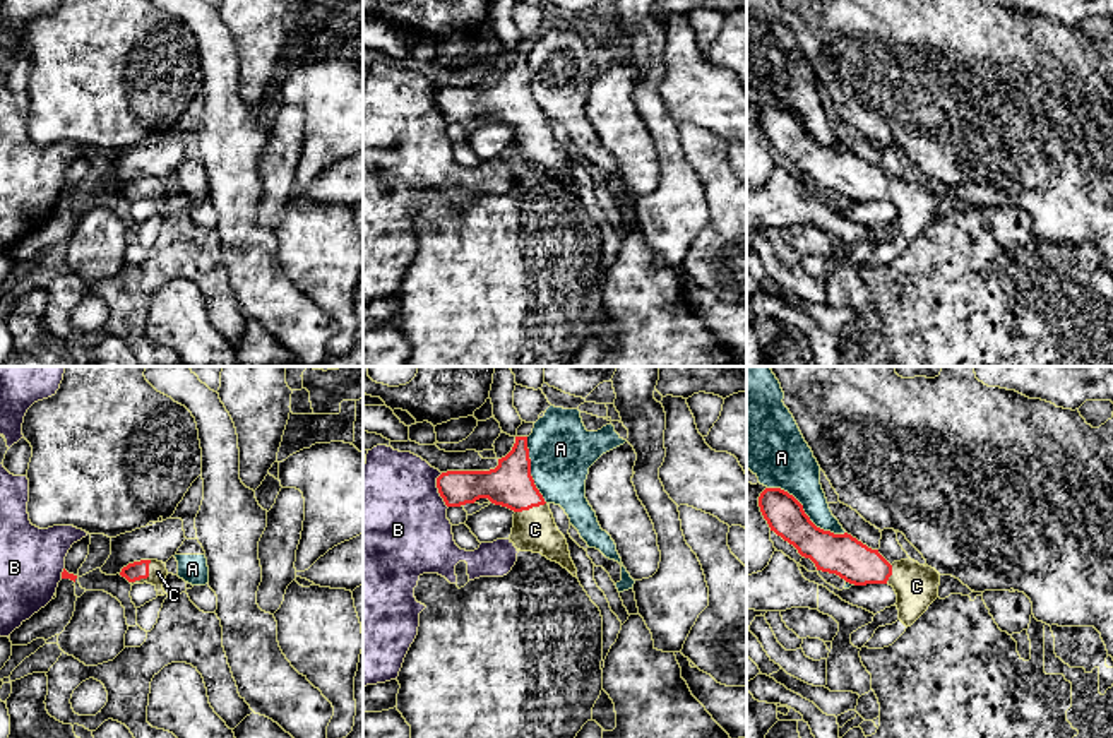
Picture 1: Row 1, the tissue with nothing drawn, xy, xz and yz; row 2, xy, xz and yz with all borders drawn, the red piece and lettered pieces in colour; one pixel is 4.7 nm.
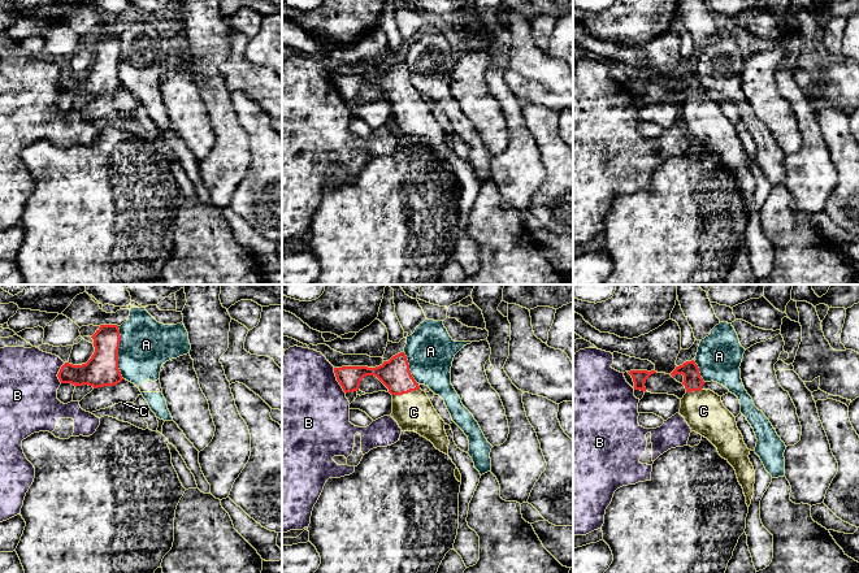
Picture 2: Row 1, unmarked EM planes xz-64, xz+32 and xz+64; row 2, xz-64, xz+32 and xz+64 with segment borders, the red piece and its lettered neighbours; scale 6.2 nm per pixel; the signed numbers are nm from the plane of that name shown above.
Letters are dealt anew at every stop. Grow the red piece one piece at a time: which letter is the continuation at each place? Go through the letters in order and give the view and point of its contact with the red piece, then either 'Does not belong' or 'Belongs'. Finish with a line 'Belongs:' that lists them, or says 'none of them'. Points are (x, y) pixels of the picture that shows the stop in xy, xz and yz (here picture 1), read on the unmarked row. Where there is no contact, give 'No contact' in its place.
A: Touches red at yz (803, 129). Does not belong
B: Touches red at xz (439, 107). Does not belong
C: Touches red at xy (146, 194). Belongs
Belongs: C

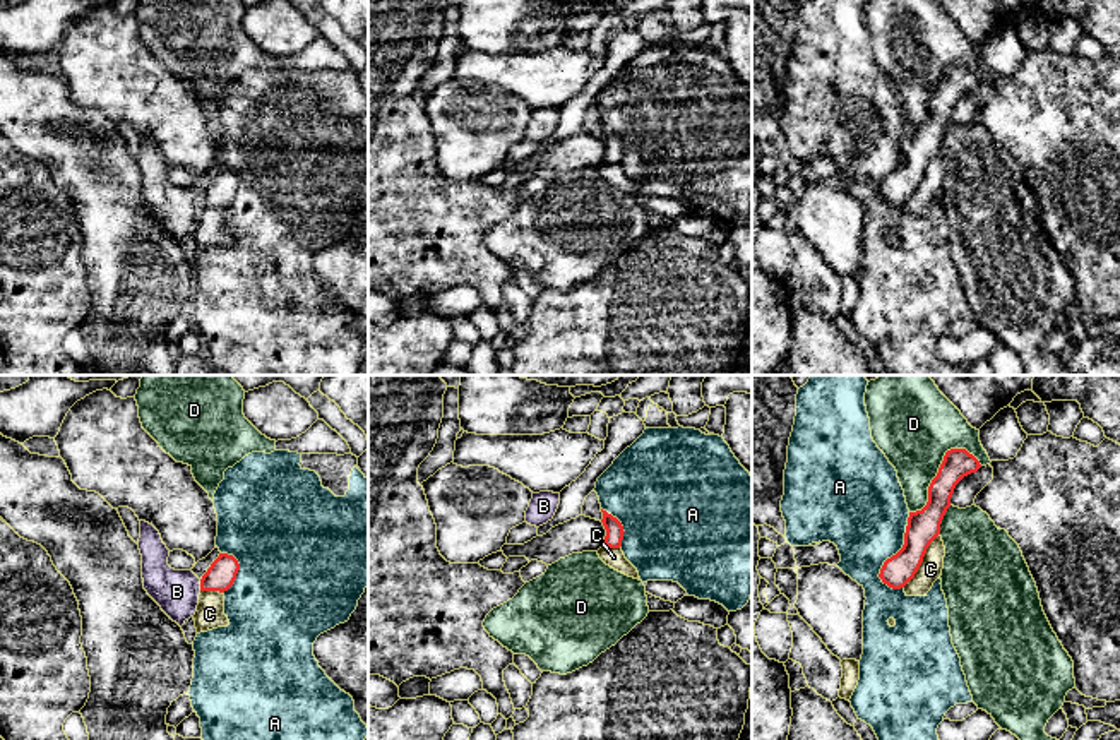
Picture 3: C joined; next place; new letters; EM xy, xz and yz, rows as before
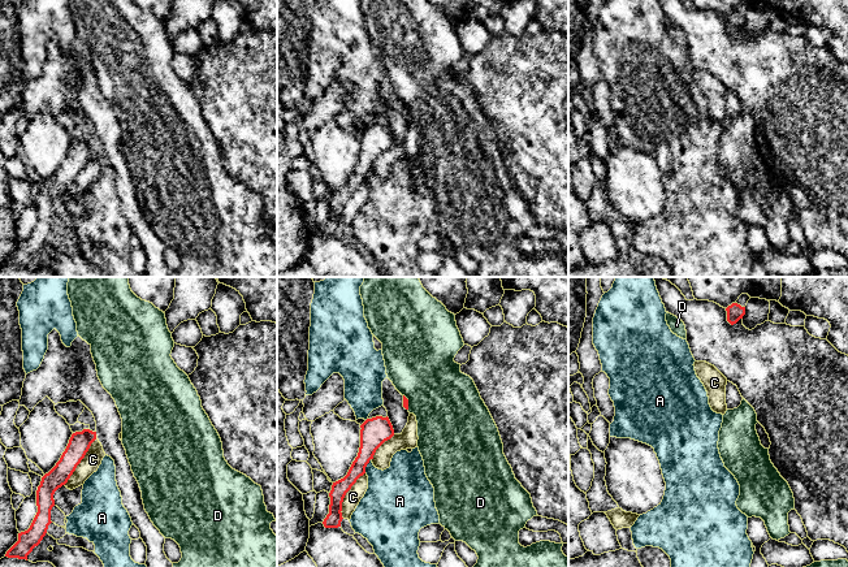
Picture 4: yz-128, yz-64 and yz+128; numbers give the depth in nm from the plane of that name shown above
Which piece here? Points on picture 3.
A: Touches red at yz (896, 170). Does not belong
B: Touches red at xy (201, 201). Does not belong
C: Touches red at yz (922, 177). Does not belong
D: Touches red at yz (939, 86). Does not belong
Belongs: none of them

